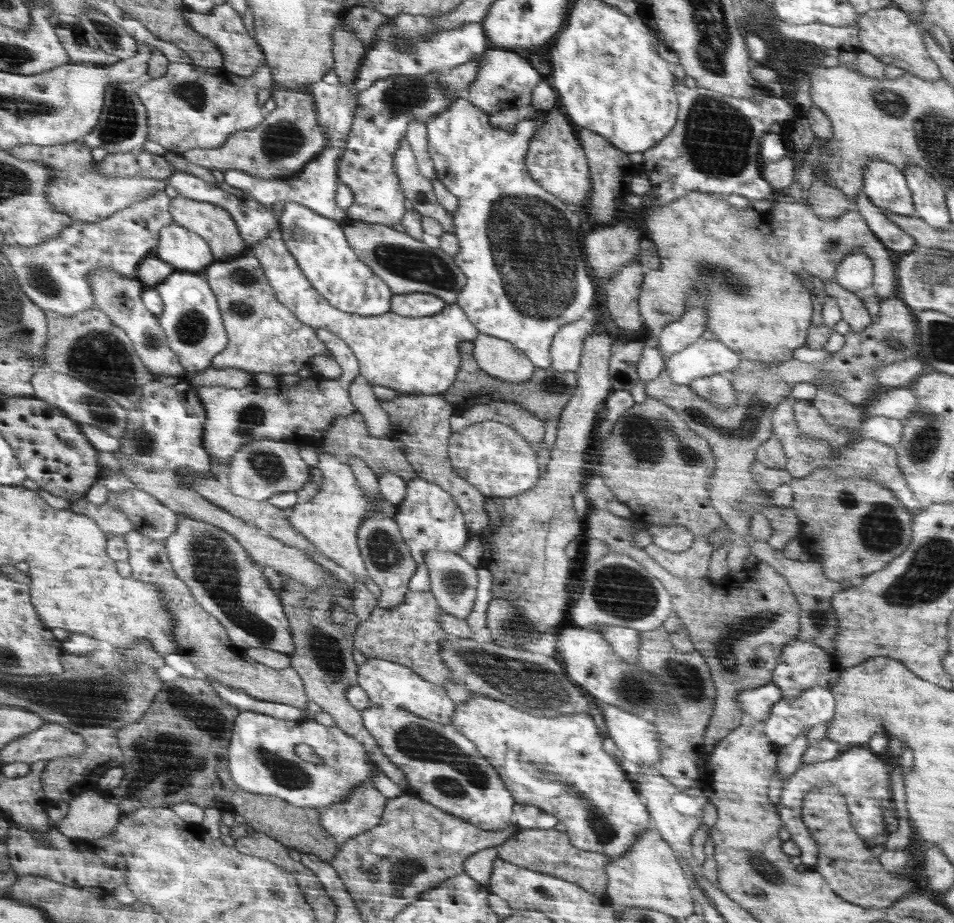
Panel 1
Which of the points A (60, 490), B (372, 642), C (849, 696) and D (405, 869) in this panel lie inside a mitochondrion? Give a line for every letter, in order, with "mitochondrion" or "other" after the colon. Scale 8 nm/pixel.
A: other
B: other
C: other
D: mitochondrion

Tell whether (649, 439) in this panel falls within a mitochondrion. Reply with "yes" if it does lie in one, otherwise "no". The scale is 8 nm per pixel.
yes

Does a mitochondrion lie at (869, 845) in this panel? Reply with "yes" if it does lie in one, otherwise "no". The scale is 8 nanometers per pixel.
no

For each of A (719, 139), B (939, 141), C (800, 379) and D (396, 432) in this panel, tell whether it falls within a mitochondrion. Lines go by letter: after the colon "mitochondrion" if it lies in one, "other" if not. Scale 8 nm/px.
A: mitochondrion
B: mitochondrion
C: other
D: other

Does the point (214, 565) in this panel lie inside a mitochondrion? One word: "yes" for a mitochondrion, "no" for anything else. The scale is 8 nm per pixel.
yes

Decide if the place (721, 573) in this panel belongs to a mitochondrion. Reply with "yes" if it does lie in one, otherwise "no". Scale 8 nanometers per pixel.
no

